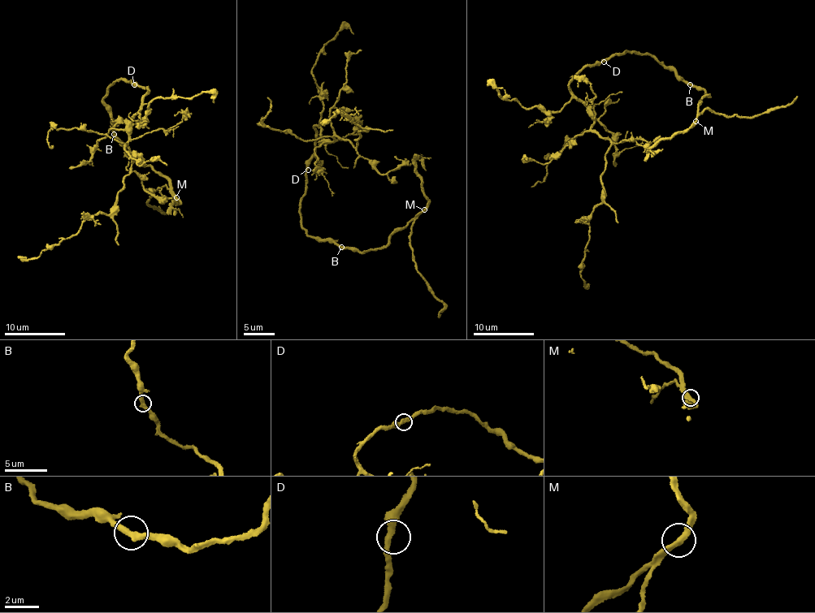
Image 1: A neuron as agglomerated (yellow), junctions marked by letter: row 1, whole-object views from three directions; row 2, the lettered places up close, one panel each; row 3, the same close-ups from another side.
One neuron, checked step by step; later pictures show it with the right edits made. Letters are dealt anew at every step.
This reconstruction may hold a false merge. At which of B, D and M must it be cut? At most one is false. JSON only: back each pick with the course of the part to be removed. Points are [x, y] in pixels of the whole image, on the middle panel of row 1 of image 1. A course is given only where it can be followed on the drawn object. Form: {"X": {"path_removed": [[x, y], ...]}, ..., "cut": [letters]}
{"cut": []}

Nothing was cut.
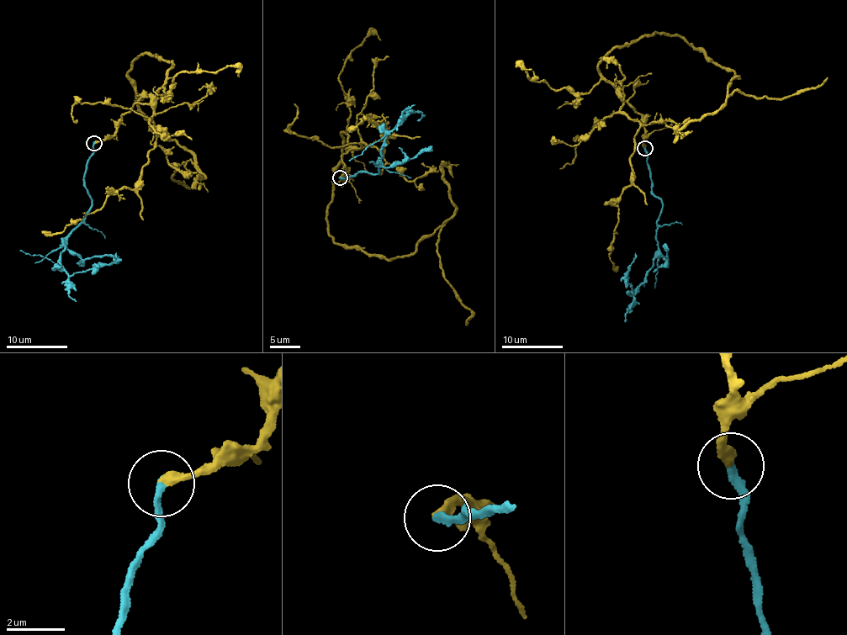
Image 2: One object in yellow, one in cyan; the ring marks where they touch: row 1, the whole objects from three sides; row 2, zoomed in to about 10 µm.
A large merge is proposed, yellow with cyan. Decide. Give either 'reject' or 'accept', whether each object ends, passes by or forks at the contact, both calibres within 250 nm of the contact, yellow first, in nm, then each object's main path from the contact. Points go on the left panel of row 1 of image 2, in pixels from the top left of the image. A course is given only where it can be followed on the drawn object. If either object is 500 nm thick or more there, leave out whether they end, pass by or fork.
accept; yellow ends there; cyan ends there; 300 nm thick on the yellow side, 260 nm on the other; yellow runs (93, 143), (136, 103), (150, 107), (166, 160), (196, 178), (199, 168), (177, 166), (184, 181); cyan runs (93, 143), (84, 186), (91, 209), (68, 237), (60, 261), (71, 275), (115, 262), (116, 252)

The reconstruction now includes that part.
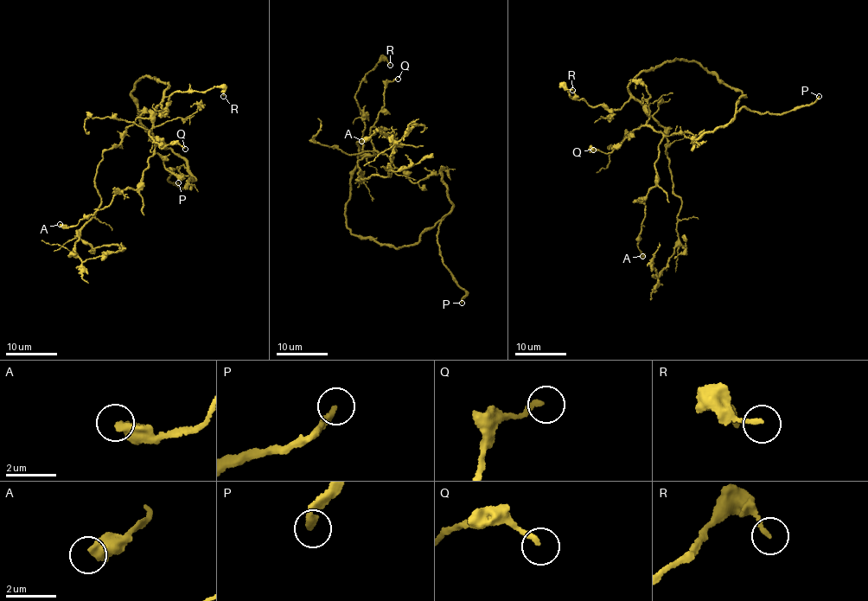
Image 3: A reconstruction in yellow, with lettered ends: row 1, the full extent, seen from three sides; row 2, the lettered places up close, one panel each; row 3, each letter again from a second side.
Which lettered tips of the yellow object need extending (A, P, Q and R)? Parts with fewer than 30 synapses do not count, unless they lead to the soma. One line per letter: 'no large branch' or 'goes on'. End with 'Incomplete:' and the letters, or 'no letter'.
A: no large branch
P: goes on
Q: no large branch
R: no large branch
Incomplete: P

